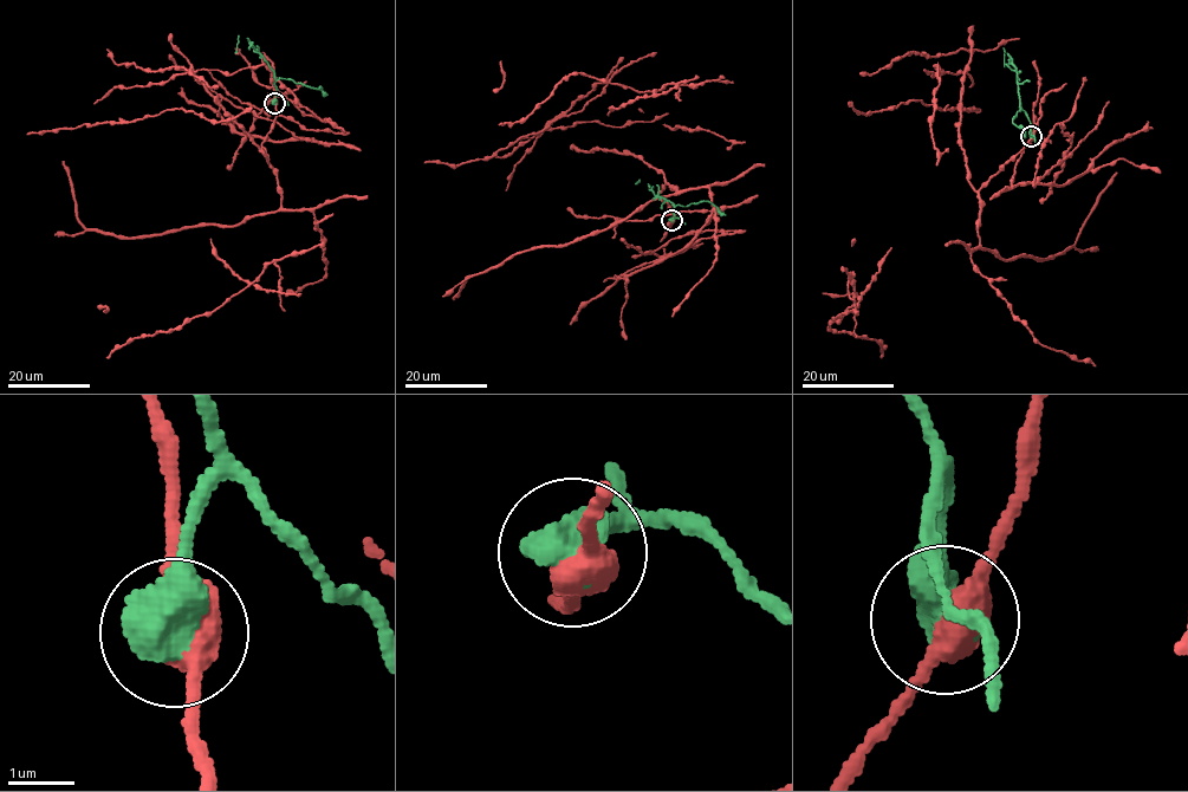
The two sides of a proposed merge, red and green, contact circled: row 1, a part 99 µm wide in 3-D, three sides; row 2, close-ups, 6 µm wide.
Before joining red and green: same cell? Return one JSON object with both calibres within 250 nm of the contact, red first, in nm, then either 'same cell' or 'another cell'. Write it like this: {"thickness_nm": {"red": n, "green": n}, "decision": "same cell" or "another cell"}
{"thickness_nm": {"red": 500, "green": 700}, "decision": "another cell"}

